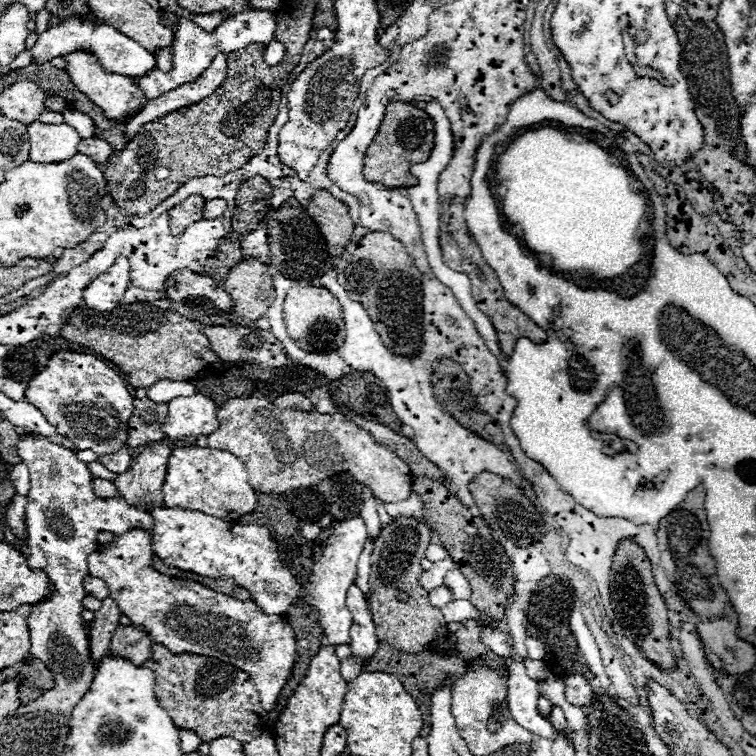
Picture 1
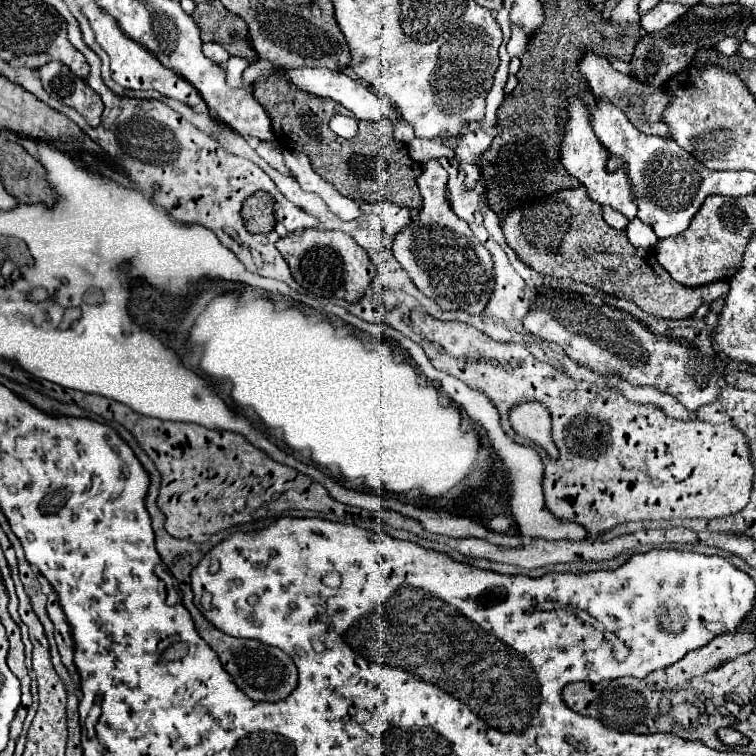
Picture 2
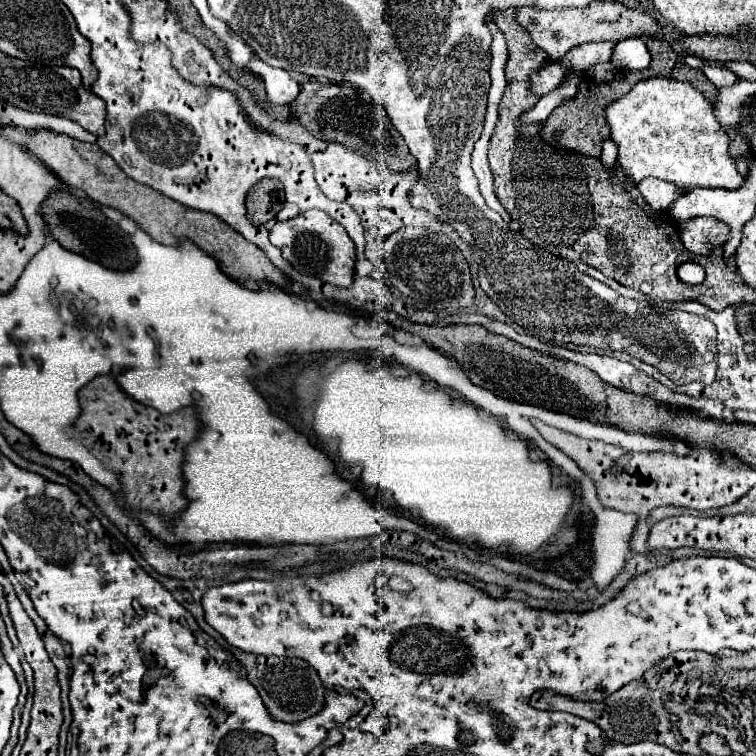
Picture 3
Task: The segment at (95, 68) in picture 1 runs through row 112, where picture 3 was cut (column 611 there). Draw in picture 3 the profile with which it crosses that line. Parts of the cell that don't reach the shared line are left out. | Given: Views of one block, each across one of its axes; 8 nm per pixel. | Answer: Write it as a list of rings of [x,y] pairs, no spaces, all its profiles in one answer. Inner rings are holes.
[[[648,78],[638,82],[628,94],[606,108],[610,136],[618,144],[618,164],[638,184],[648,176],[672,182],[684,190],[694,188],[740,188],[744,176],[738,174],[734,160],[728,154],[728,136],[720,130],[712,104],[690,84],[672,78]]]

